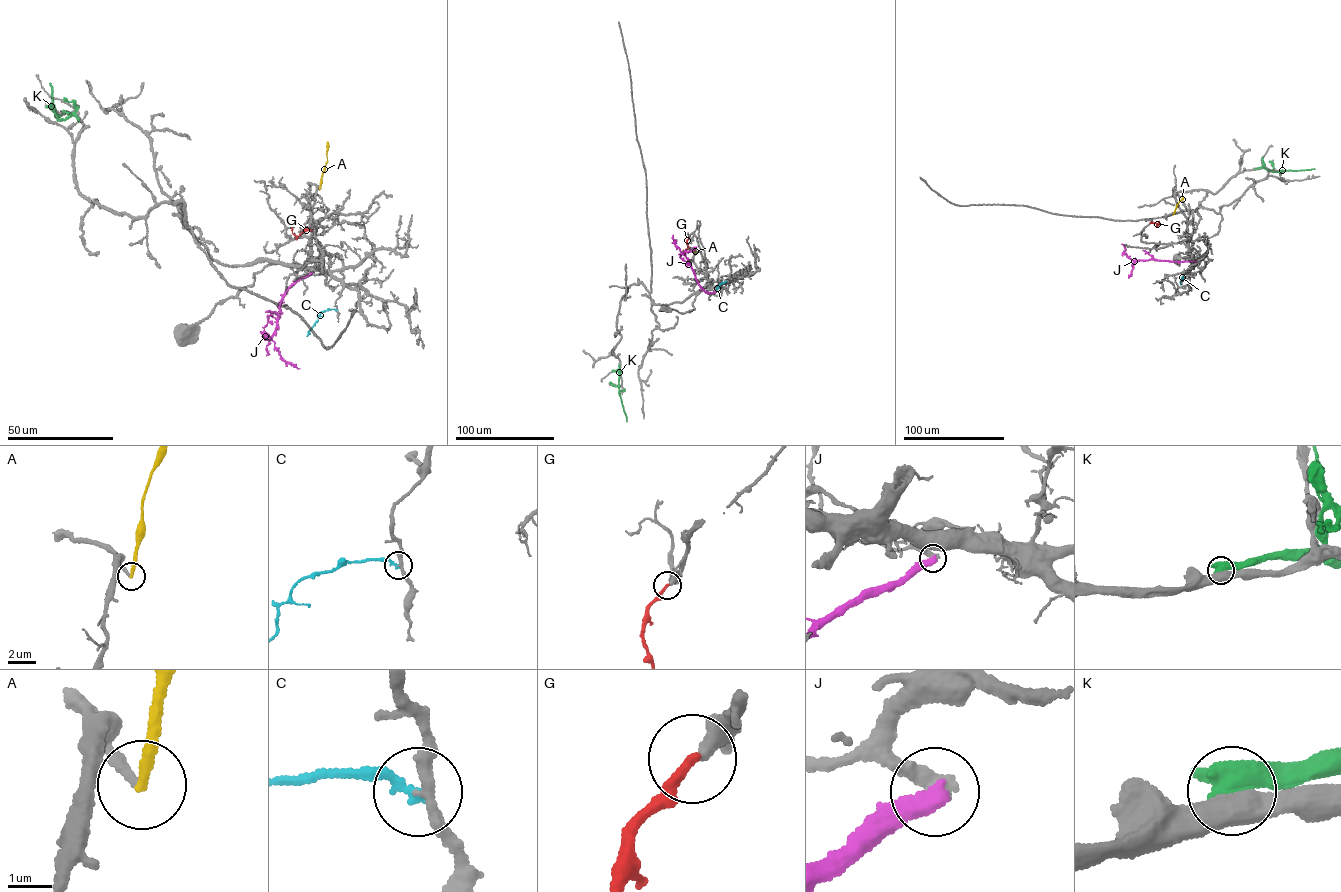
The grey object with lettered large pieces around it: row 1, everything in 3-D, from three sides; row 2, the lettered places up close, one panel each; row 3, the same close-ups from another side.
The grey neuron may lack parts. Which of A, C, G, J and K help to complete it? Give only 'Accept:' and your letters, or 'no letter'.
Accept: G

